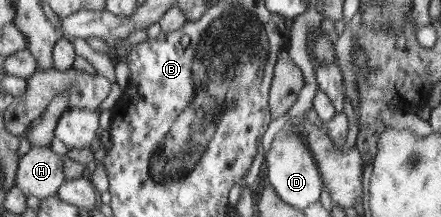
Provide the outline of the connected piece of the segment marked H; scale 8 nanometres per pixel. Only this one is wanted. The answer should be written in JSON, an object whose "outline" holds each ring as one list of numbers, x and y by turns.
{"outline":[[32,146,22,156,18,168,18,189,28,198,34,196,40,200,57,195,58,188,64,184,62,158,48,147]]}

